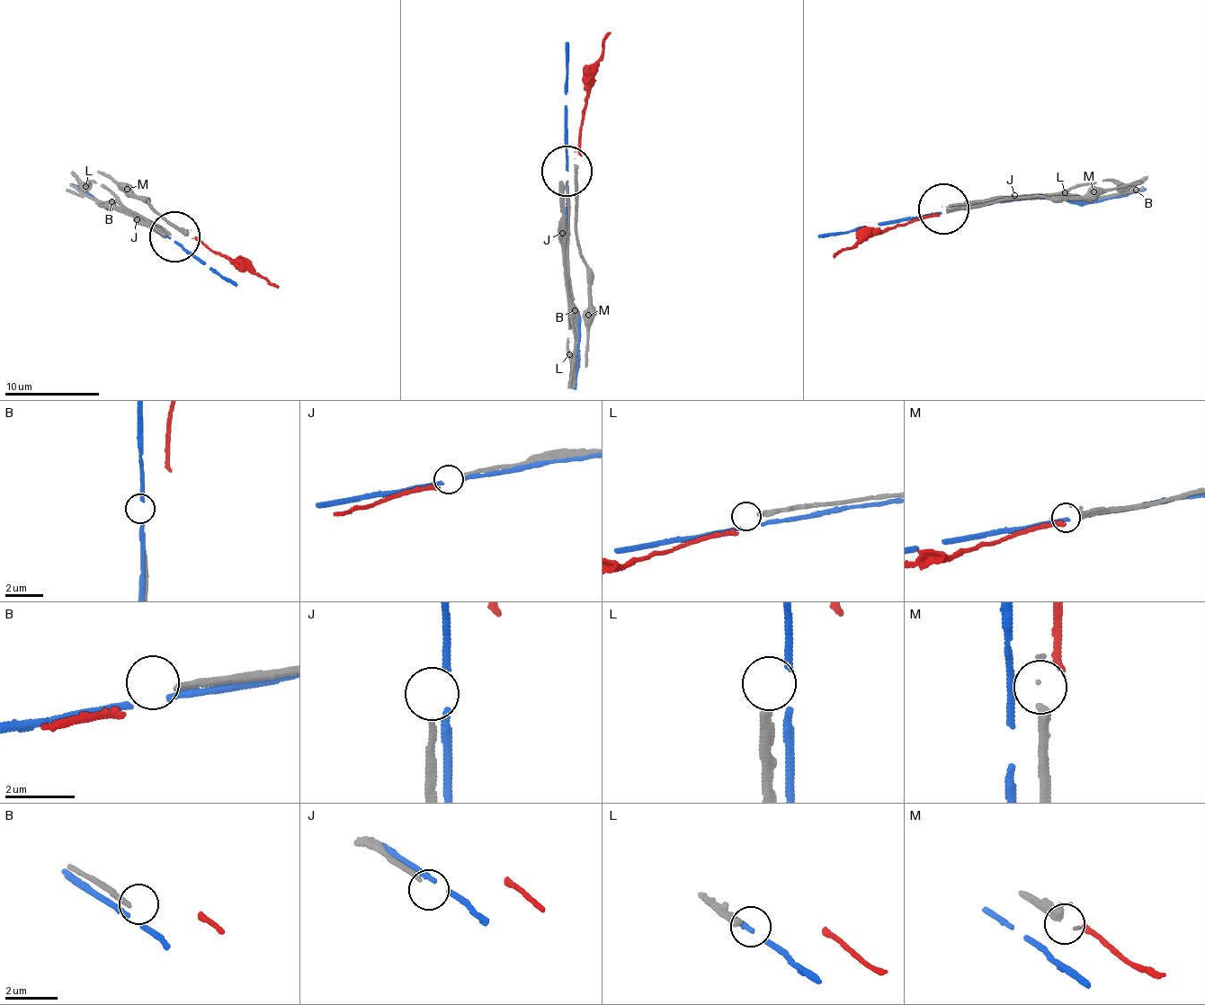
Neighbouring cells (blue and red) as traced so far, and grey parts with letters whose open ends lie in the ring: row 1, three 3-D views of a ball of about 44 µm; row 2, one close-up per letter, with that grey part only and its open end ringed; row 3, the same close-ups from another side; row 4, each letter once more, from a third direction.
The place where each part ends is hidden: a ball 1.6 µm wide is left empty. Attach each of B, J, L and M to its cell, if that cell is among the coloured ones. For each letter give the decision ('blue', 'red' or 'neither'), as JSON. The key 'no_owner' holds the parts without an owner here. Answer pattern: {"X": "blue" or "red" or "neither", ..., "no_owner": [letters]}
{"B": "neither", "J": "neither", "L": "neither", "M": "neither", "no_owner": ["B", "J", "L", "M"]}

